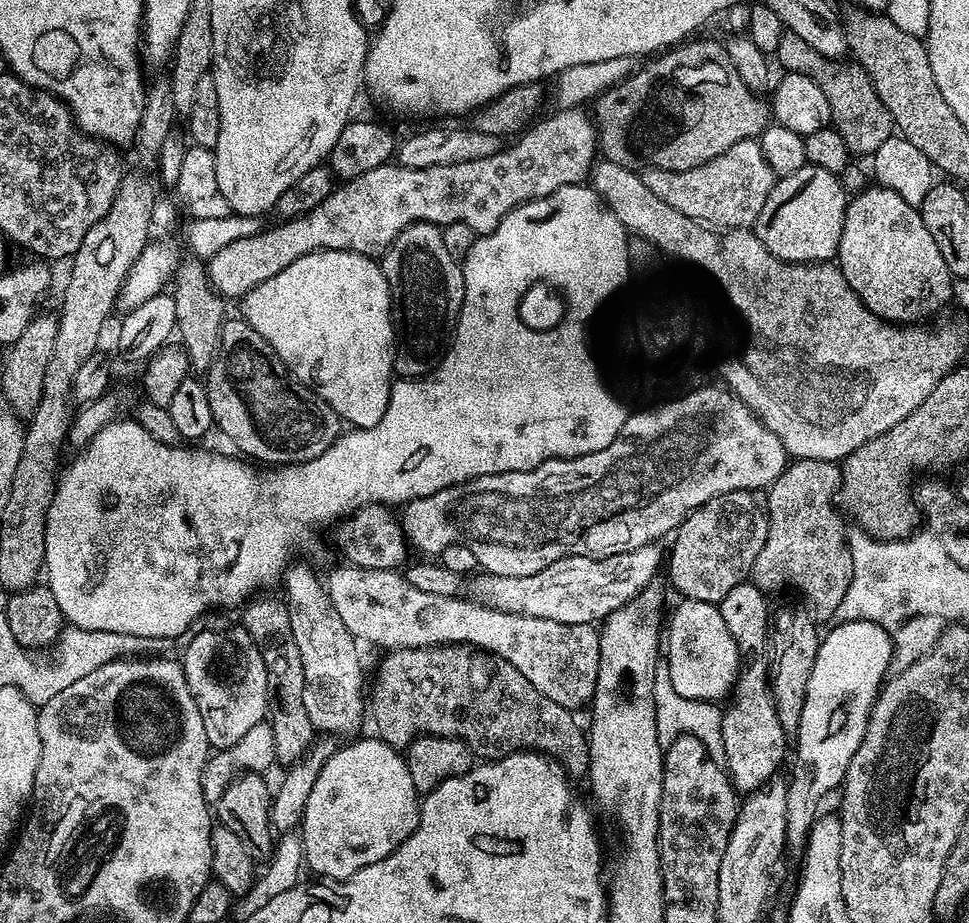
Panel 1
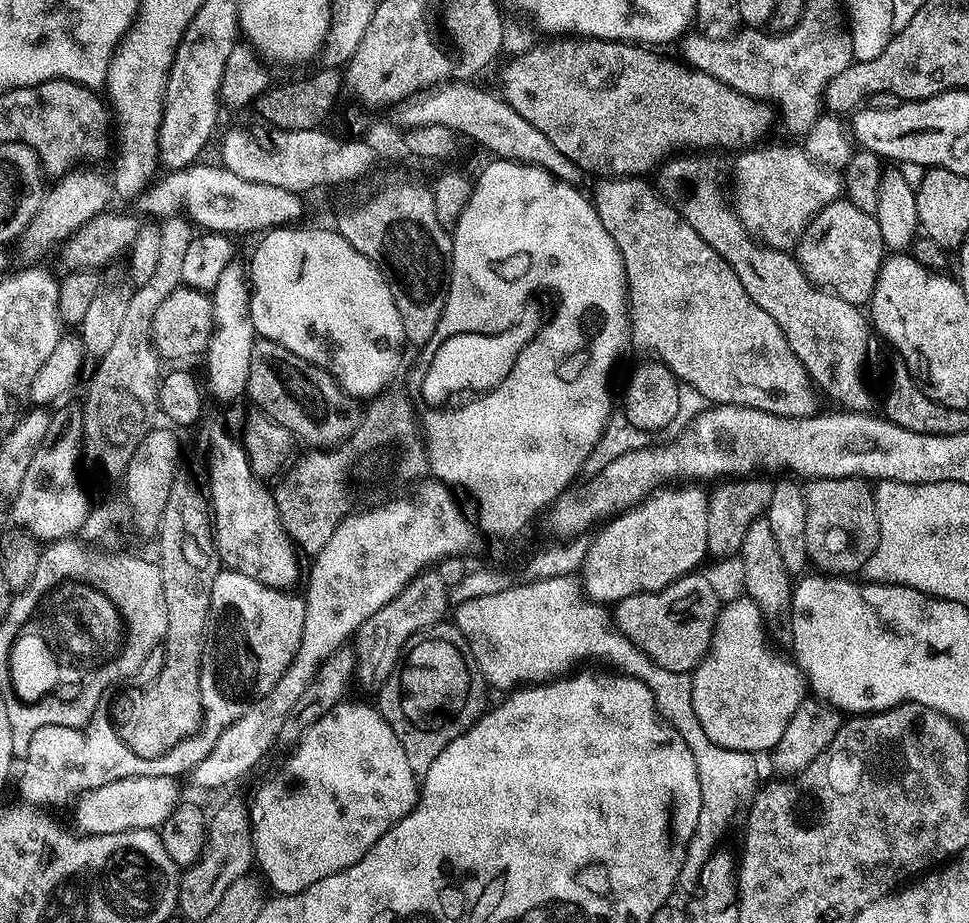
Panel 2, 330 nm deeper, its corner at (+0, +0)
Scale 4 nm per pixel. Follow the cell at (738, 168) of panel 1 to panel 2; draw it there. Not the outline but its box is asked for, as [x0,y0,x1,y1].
[734,144,842,250]

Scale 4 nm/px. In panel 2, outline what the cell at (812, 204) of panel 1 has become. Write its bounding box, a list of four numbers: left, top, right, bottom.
[794,198,886,306]

